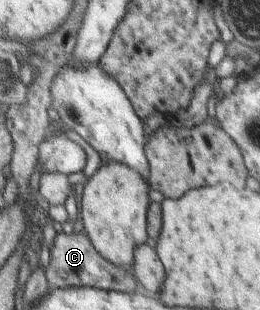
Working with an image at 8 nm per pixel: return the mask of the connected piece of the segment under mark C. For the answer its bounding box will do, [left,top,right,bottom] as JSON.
[45,232,138,293]

